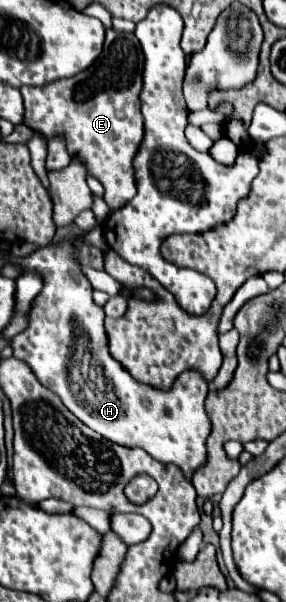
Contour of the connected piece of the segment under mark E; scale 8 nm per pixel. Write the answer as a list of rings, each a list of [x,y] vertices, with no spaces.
[[[106,30],[106,42],[102,54],[96,58],[96,62],[66,80],[56,80],[44,86],[22,86],[22,98],[26,102],[24,106],[24,124],[32,128],[34,132],[42,134],[46,140],[48,138],[62,138],[66,144],[68,154],[78,158],[82,166],[86,166],[86,172],[94,178],[98,178],[106,190],[104,200],[110,206],[110,210],[122,208],[130,198],[136,194],[136,184],[134,184],[134,166],[132,160],[138,152],[138,146],[144,138],[142,132],[142,114],[140,114],[140,88],[142,88],[142,50],[140,42],[134,34],[126,32],[116,32],[116,30]]]

